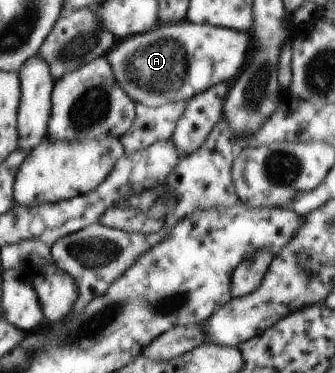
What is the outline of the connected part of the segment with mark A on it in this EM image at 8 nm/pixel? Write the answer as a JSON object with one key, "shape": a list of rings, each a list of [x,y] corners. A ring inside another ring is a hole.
{"shape":[[[189,19],[179,23],[157,25],[155,31],[134,35],[117,42],[117,49],[106,58],[112,63],[118,83],[138,104],[161,107],[180,103],[235,79],[252,42],[250,32],[196,24]]]}

